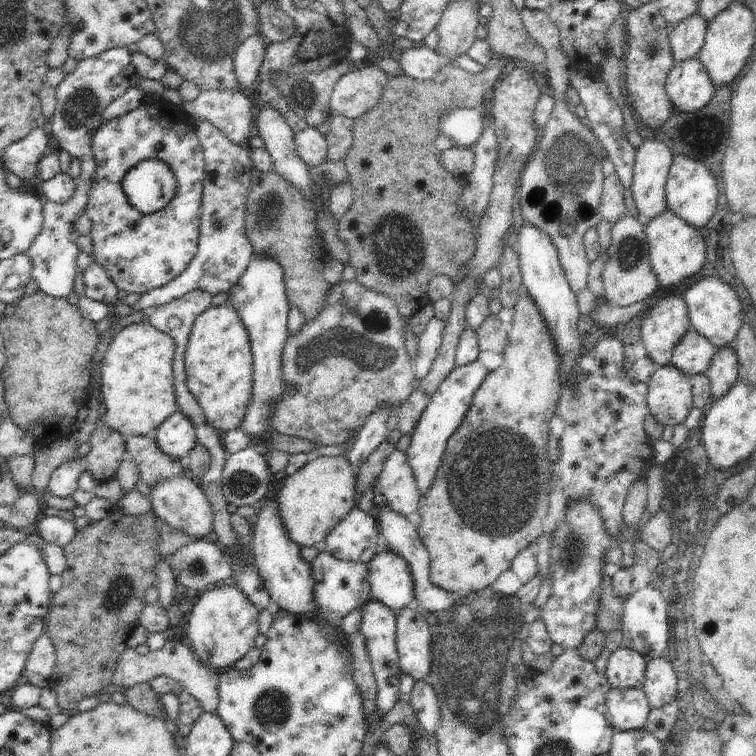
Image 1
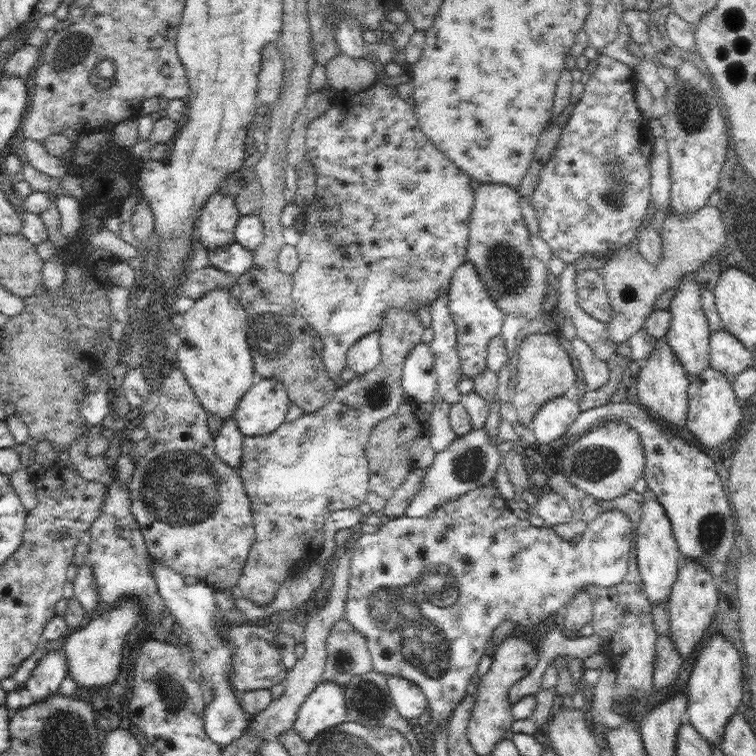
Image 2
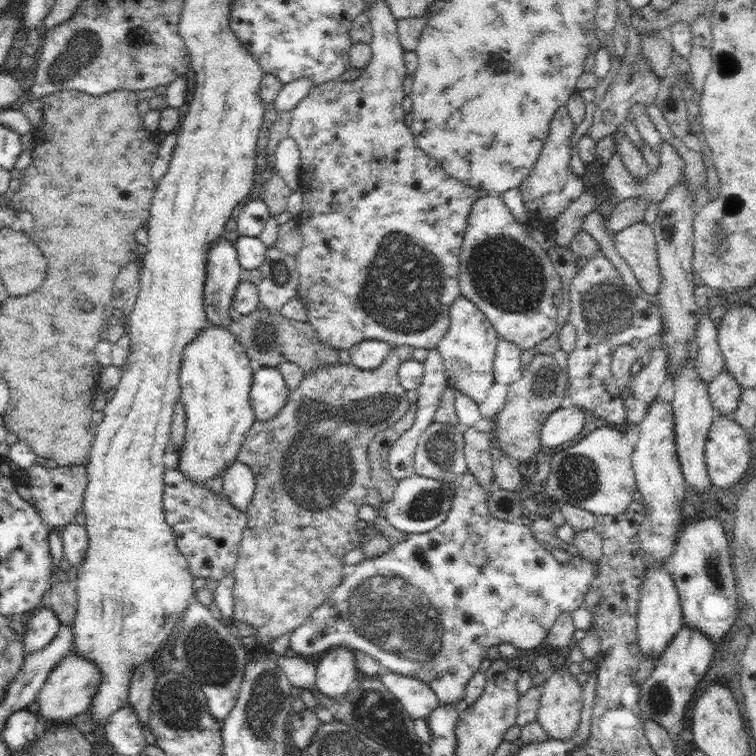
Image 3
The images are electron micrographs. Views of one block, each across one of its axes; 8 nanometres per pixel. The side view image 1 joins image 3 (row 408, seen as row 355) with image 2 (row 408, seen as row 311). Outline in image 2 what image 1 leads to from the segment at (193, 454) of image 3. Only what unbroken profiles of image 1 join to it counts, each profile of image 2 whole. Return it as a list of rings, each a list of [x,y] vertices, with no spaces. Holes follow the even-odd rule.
[[[217,286],[195,300],[193,308],[183,314],[183,326],[177,332],[181,342],[171,360],[189,380],[207,414],[211,412],[221,420],[233,414],[241,396],[257,380],[247,344],[247,320],[247,312],[237,300],[237,290]]]

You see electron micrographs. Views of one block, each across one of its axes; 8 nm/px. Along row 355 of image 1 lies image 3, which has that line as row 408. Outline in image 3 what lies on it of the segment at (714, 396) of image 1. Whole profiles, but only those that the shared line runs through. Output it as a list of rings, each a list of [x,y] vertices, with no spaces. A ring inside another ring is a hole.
[[[721,370],[709,384],[709,400],[715,408],[717,414],[727,414],[733,416],[733,412],[737,410],[737,402],[741,398],[741,386],[737,384],[737,380],[733,378],[733,374],[729,374],[729,370]]]

